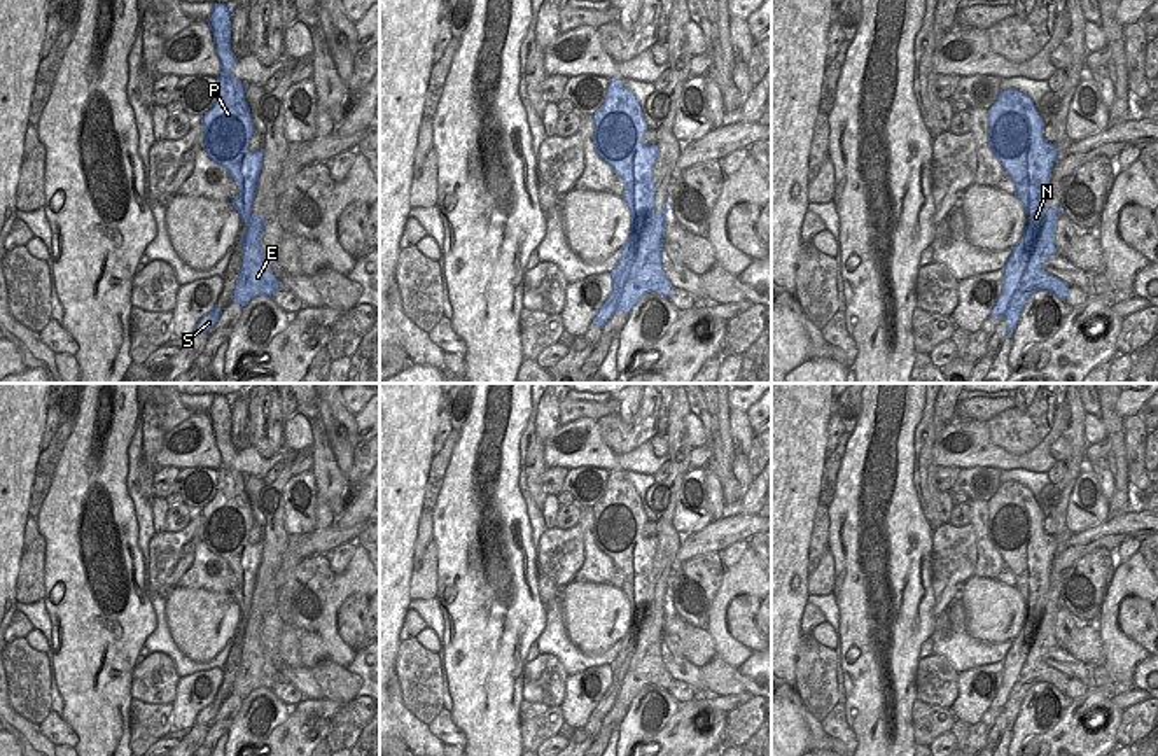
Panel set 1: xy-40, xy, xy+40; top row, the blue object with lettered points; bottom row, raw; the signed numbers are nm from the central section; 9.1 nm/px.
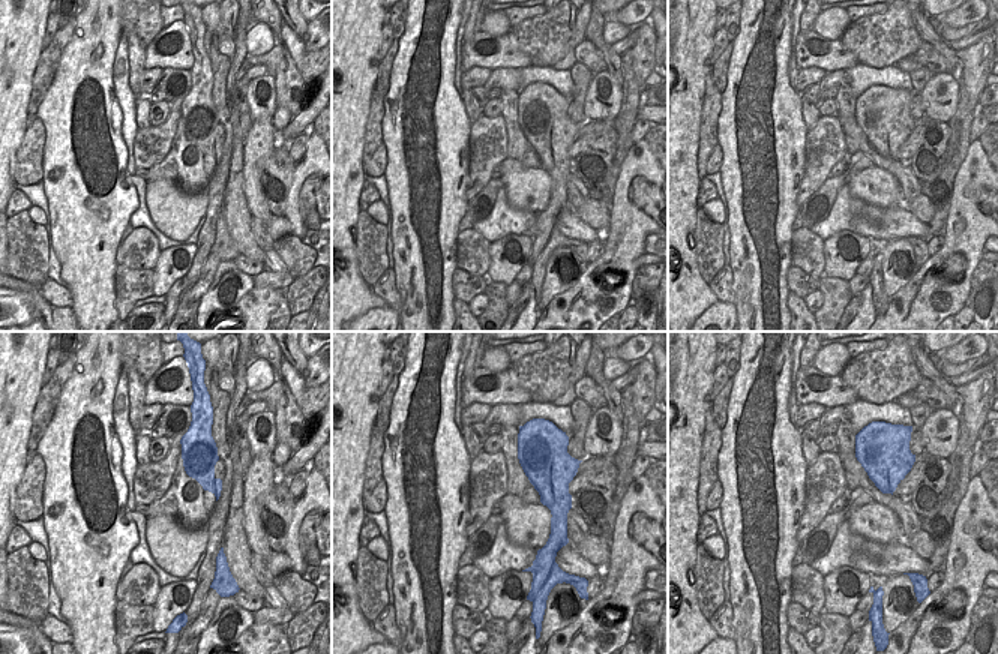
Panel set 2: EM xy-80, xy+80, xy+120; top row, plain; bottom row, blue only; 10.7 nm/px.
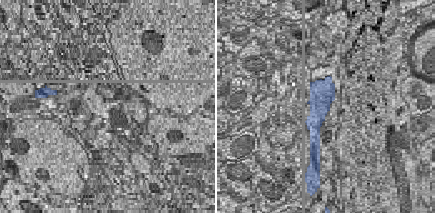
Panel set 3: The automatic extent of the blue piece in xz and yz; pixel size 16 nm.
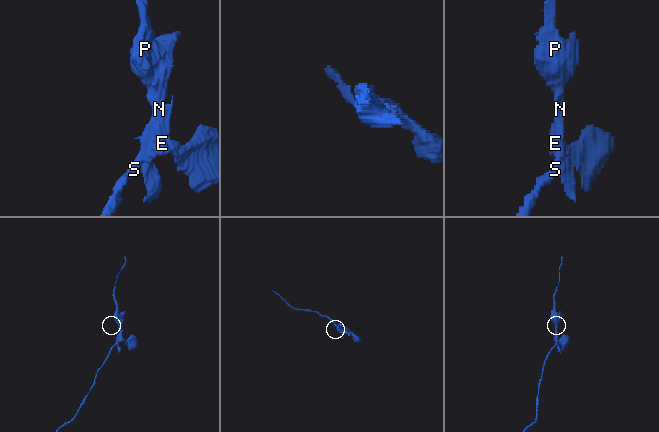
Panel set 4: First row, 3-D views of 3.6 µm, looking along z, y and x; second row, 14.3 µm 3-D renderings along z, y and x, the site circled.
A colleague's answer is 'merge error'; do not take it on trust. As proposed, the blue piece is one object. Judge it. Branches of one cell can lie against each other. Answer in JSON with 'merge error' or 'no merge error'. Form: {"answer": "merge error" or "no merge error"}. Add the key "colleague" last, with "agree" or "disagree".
{"answer": "merge error", "colleague": "agree"}

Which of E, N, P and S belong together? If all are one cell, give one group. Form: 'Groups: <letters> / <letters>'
Groups: E / N P S

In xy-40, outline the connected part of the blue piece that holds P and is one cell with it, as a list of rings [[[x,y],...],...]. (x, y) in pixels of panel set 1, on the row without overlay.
[[[213,396],[212,406],[206,411],[222,464],[217,469],[217,492],[201,509],[201,516],[206,548],[224,558],[238,578],[238,588],[231,595],[247,616],[240,632],[241,639],[245,639],[254,614],[252,597],[264,544],[262,541],[248,542],[254,514],[245,492],[245,474],[233,467],[238,450],[231,443],[231,402],[233,397]]]

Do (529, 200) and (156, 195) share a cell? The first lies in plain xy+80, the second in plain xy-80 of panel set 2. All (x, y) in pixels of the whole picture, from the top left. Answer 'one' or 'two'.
one

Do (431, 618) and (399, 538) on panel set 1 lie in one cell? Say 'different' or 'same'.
different

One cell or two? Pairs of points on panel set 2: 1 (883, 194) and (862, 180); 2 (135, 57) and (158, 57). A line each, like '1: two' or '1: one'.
1: one
2: two

